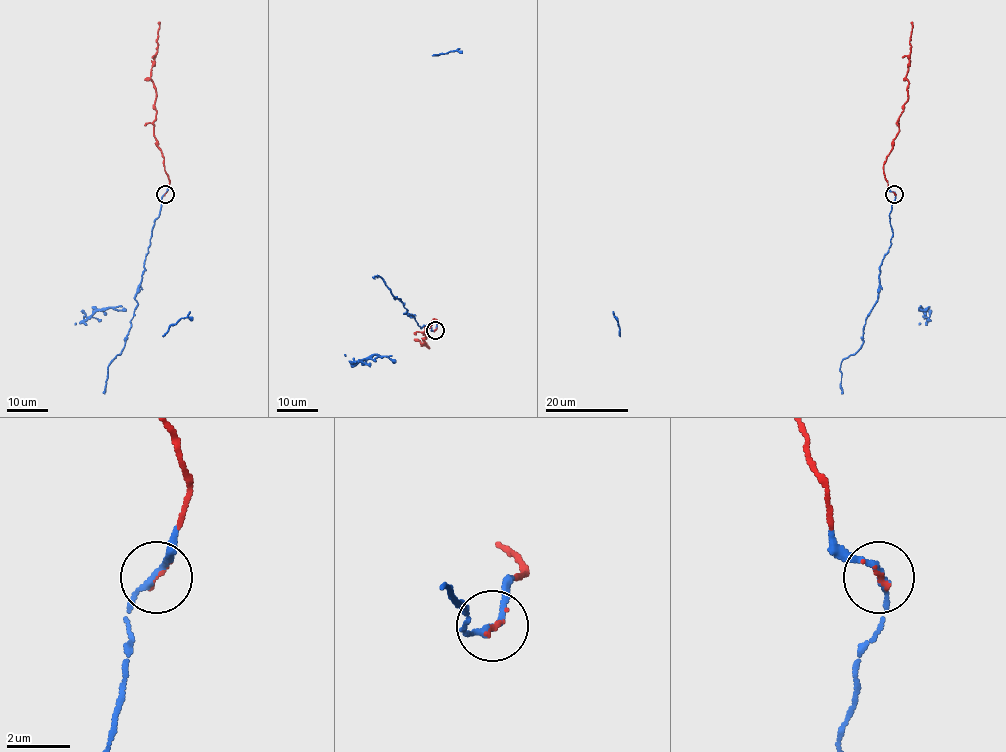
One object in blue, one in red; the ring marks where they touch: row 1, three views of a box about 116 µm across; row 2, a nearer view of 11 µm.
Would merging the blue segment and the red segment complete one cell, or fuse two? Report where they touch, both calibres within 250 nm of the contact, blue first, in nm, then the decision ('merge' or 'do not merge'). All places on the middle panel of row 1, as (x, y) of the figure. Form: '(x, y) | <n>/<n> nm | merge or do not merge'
(435, 330) | 190/100 nm | merge

